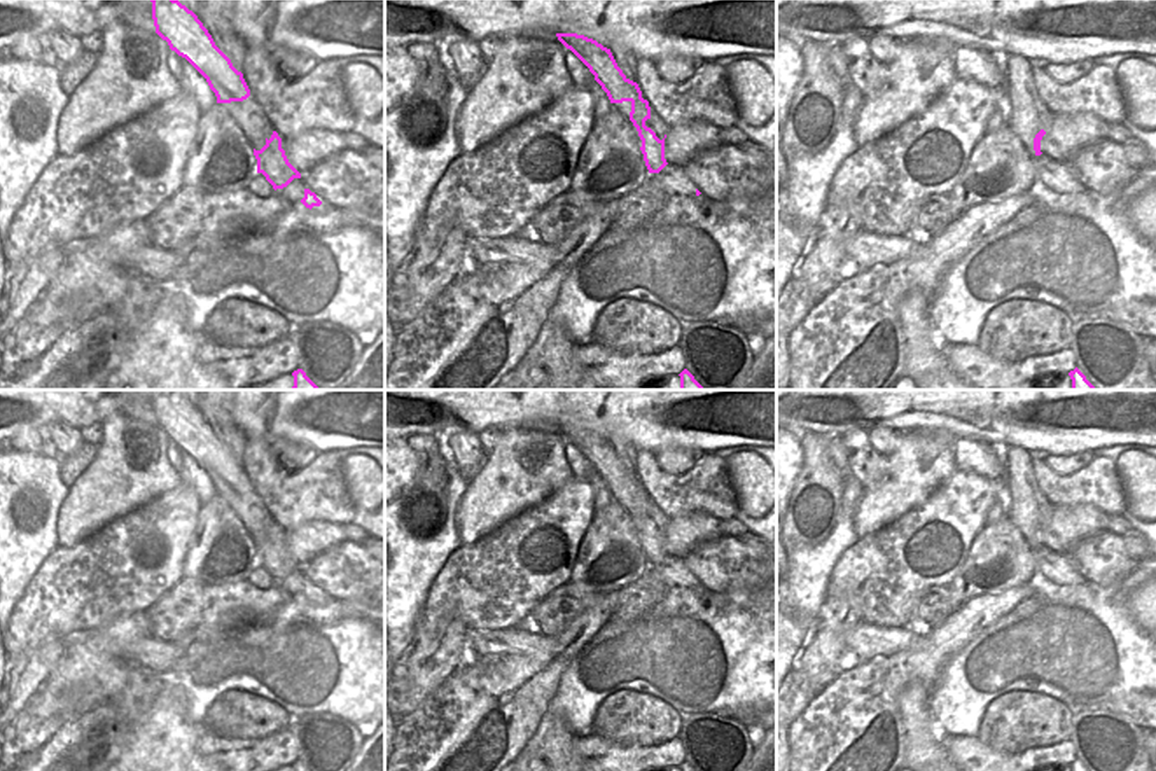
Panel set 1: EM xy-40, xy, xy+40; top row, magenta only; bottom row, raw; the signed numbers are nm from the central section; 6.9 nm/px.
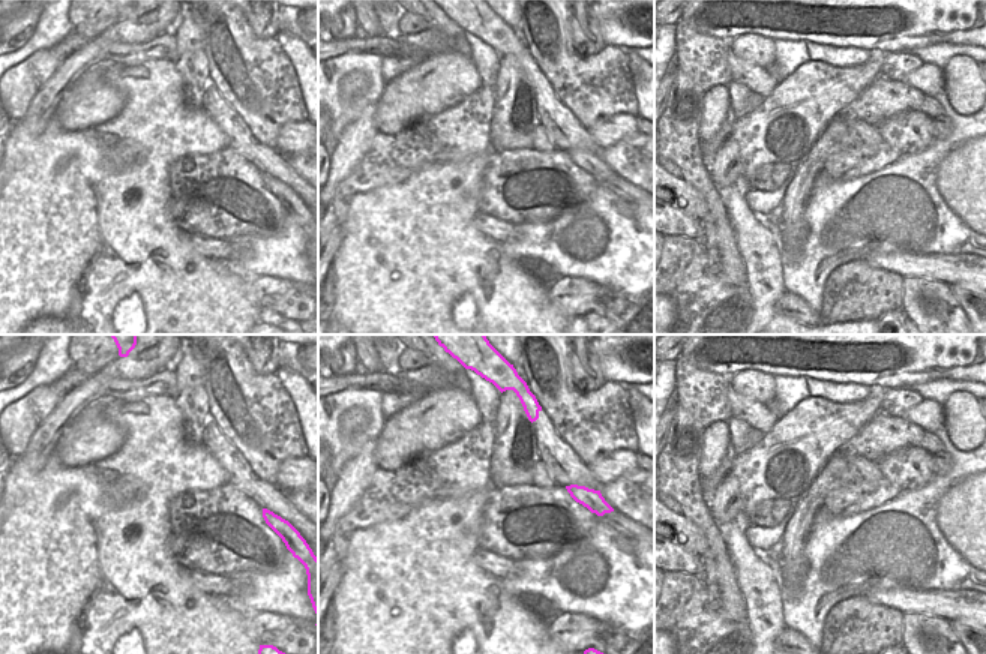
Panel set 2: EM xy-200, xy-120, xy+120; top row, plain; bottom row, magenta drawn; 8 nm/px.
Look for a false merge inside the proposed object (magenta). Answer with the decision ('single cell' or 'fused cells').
fused cells

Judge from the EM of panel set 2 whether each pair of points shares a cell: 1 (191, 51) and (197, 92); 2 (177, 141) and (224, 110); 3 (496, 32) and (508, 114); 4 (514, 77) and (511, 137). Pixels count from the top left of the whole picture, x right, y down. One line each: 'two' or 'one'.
1: one
2: two
3: two
4: one

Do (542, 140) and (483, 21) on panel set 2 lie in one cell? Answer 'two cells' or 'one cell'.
two cells

